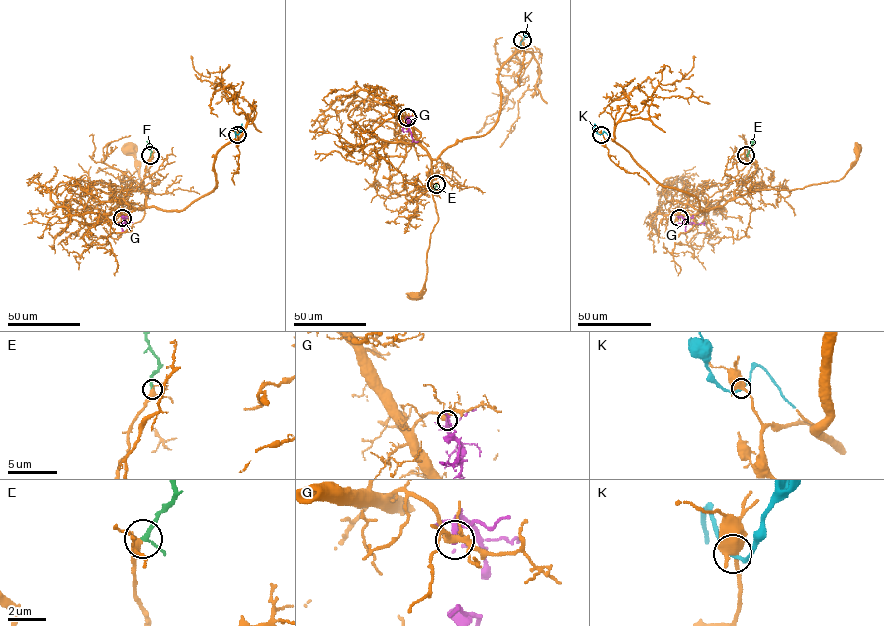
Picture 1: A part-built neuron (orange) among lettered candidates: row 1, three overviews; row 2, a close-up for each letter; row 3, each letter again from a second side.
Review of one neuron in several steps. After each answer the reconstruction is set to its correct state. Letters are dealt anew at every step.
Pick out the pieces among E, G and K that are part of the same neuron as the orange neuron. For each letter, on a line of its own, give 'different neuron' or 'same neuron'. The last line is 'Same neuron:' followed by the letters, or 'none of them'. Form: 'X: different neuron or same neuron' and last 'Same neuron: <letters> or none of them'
E: same neuron
G: different neuron
K: same neuron
Same neuron: E, K

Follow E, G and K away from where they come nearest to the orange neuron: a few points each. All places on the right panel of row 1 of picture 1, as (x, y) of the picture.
E: (746, 155), (755, 141)
G: (679, 217), (685, 222), (703, 222)
K: (601, 134), (594, 123)

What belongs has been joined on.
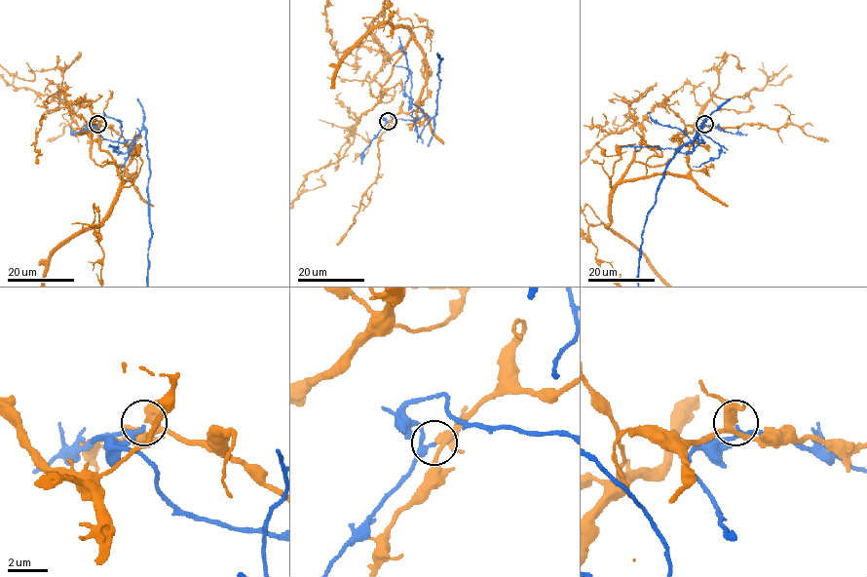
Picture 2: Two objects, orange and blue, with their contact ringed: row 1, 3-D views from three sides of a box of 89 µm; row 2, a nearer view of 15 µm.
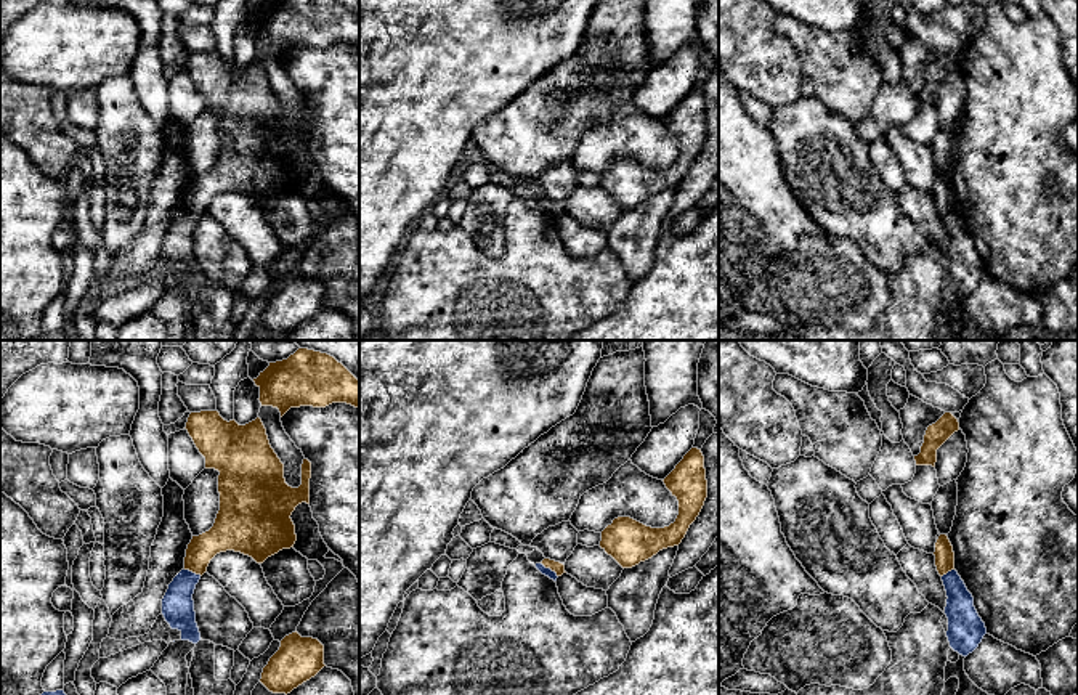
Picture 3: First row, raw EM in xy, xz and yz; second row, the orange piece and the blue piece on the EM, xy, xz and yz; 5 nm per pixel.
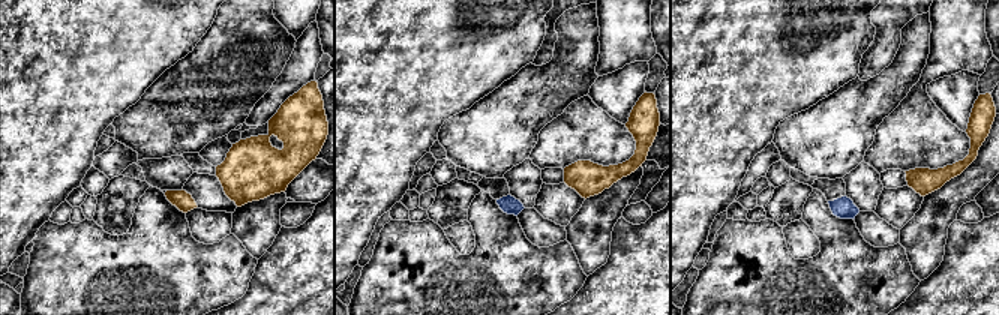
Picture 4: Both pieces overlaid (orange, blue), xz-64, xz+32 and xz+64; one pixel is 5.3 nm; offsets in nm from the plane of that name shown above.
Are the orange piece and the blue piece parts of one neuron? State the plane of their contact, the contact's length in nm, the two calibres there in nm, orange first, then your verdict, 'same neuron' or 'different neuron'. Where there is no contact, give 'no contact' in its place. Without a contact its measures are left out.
contact in xz; length 120 nm; calibres 60 and 50 nm; different neuron

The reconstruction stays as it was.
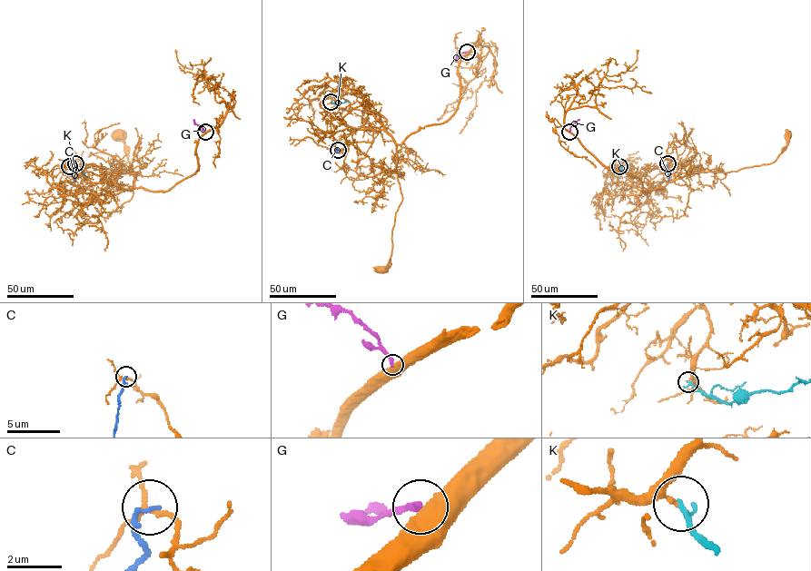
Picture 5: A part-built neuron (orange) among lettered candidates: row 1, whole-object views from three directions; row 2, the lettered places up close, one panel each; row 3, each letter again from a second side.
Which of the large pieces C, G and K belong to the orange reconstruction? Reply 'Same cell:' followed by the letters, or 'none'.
Same cell: none

